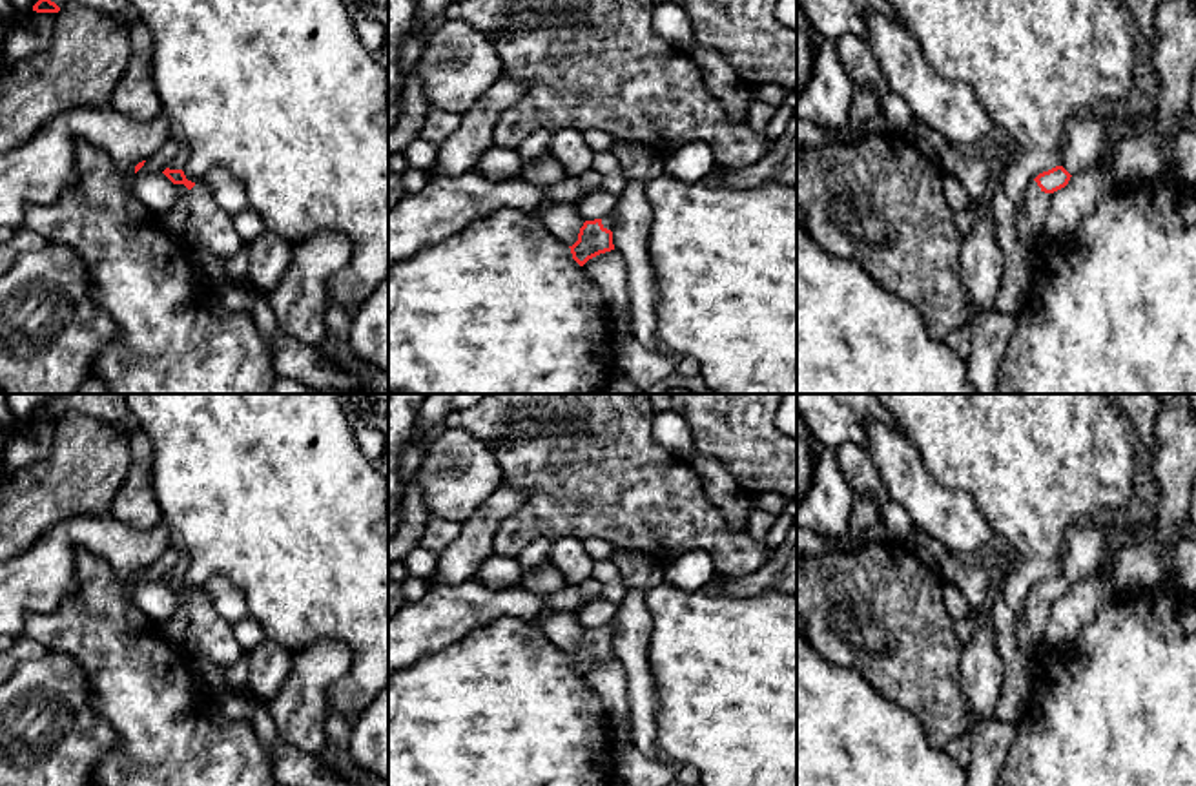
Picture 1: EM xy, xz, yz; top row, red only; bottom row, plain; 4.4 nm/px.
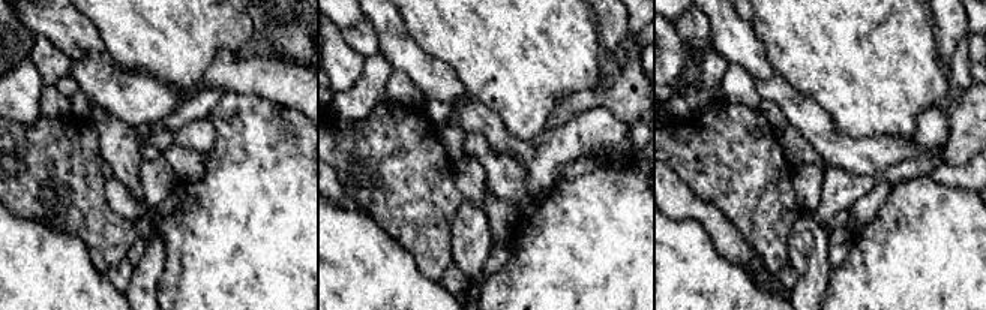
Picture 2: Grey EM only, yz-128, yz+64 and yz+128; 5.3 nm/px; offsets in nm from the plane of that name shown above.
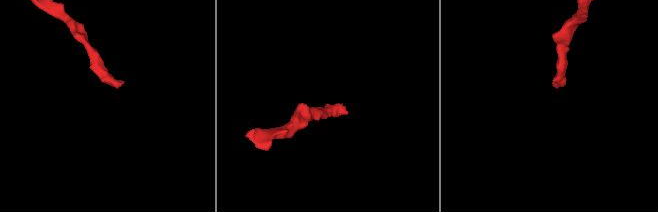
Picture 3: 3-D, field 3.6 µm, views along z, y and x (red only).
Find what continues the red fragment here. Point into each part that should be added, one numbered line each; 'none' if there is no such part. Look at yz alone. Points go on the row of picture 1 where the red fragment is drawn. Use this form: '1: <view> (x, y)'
1: yz (1029, 223)

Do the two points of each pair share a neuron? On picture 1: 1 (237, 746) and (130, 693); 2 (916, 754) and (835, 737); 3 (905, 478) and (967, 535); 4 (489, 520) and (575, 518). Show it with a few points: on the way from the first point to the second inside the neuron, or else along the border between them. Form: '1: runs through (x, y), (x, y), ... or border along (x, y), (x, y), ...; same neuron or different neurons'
1: runs through (210, 746), (186, 746), (157, 717); same neuron
2: runs through (896, 754), (855, 754); same neuron
3: runs through (919, 493), (952, 520); same neuron
4: border along (525, 487), (525, 502), (502, 524), (493, 551); different neurons

